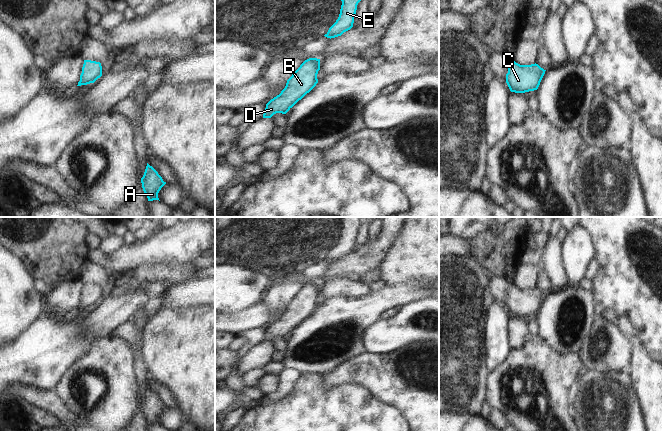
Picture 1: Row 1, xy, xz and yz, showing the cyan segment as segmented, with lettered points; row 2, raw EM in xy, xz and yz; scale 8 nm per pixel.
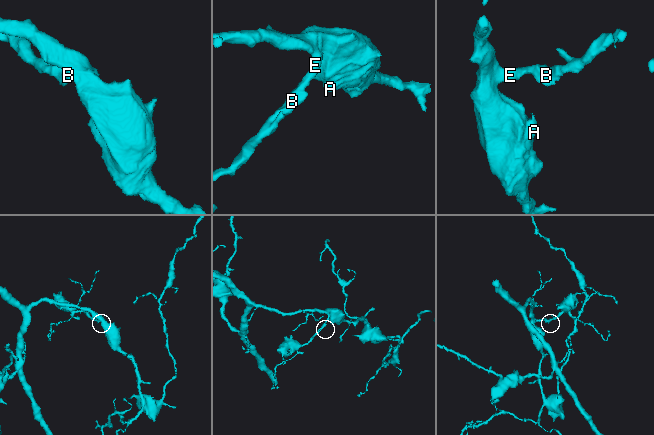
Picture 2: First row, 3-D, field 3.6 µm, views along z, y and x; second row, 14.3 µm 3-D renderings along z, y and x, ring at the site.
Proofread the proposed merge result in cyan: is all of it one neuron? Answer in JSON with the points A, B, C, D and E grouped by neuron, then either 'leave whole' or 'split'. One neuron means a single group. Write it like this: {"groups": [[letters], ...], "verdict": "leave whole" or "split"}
{"groups": [["A", "B", "C", "D", "E"]], "verdict": "leave whole"}

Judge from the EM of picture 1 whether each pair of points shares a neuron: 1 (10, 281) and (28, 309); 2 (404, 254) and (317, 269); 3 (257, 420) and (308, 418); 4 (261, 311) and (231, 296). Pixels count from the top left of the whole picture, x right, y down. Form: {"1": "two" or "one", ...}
{"1": "one", "2": "two", "3": "one", "4": "two"}

